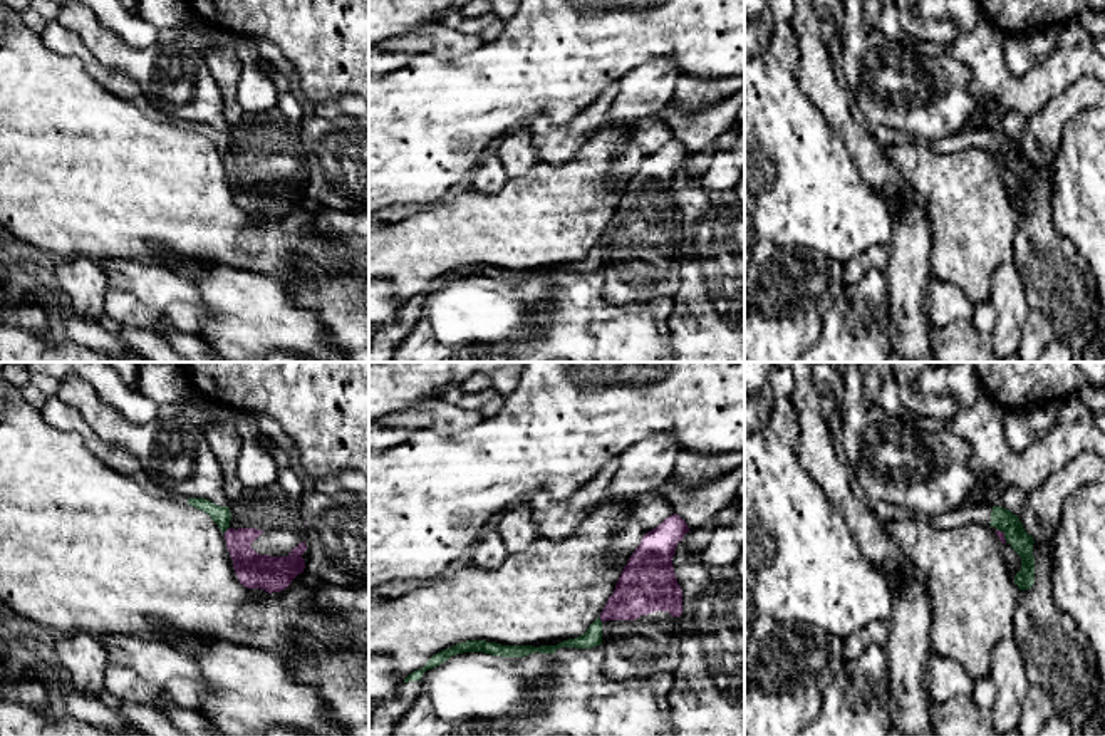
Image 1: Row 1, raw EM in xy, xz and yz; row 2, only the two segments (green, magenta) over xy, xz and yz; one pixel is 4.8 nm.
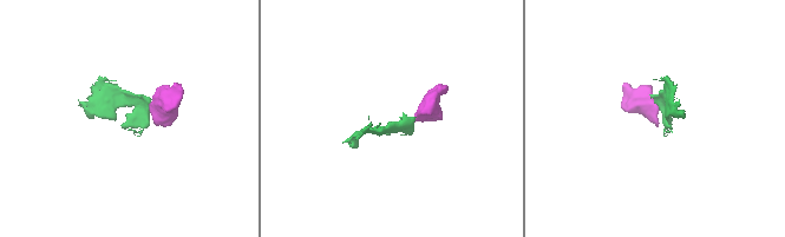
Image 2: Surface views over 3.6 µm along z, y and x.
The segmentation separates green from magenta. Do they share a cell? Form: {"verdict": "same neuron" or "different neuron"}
{"verdict": "different neuron"}

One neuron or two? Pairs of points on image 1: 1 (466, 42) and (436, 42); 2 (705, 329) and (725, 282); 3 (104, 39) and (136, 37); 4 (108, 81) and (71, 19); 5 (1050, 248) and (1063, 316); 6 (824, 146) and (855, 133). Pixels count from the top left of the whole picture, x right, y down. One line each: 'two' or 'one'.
1: one
2: one
3: two
4: two
5: one
6: two

